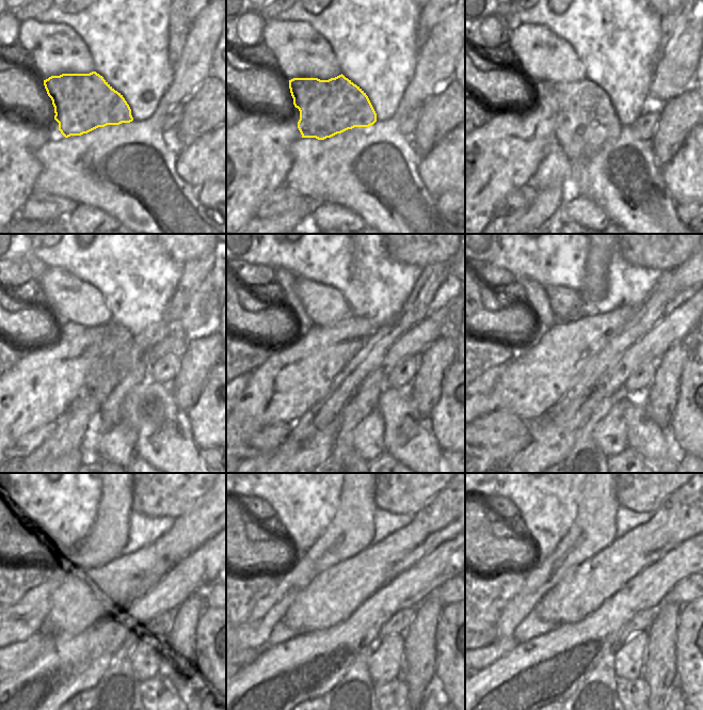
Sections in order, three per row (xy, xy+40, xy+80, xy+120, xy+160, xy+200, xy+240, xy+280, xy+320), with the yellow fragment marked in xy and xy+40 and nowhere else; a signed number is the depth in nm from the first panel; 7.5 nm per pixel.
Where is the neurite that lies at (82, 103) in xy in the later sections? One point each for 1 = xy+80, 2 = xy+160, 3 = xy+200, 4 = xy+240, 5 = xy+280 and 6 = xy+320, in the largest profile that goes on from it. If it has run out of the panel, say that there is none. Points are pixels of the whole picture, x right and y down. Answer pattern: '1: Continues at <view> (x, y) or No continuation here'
1: Continues at xy+80 (586, 121)
2: Continues at xy+160 (365, 399)
3: Continues at xy+200 (585, 451)
4: Continues at xy+240 (117, 690)
5: Continues at xy+280 (356, 690)
6: Continues at xy+320 (598, 690).

